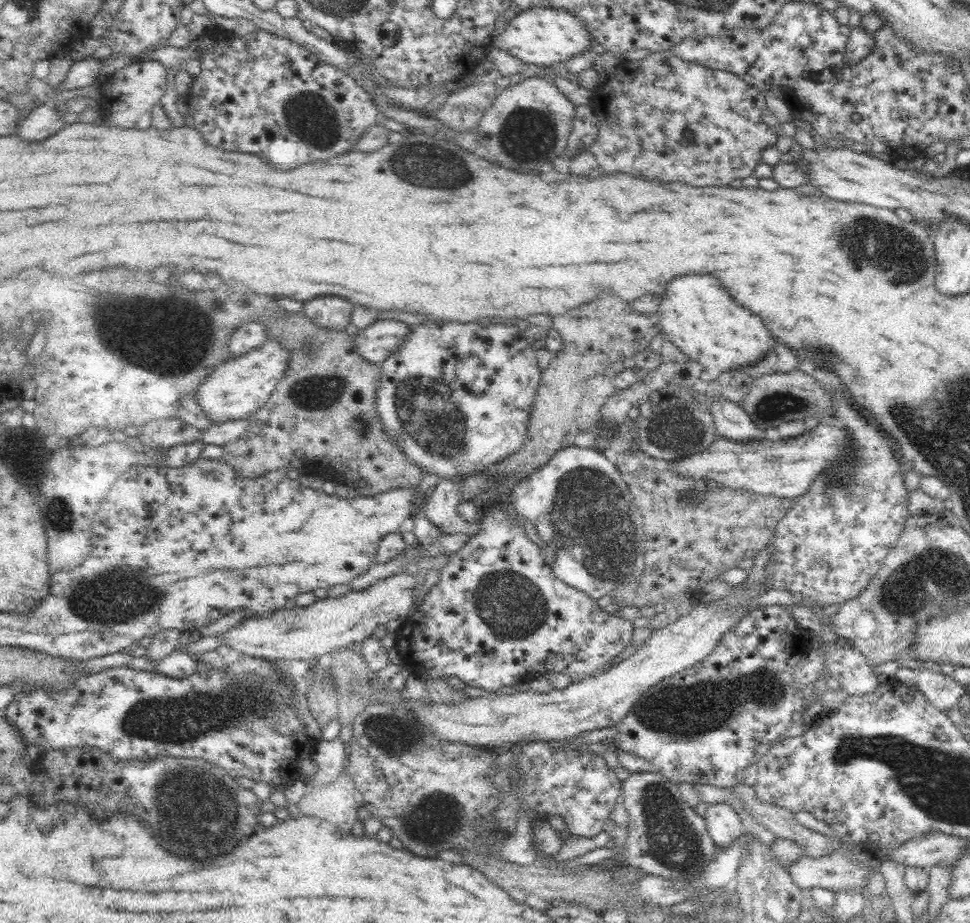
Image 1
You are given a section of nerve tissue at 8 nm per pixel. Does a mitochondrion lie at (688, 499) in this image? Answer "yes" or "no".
yes

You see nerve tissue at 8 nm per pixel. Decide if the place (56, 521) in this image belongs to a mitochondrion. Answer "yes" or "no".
yes

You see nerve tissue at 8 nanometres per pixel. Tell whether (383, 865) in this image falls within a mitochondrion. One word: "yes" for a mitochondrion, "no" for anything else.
no

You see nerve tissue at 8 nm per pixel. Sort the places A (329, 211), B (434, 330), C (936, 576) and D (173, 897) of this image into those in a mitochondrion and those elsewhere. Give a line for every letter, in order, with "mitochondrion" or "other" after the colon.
A: other
B: other
C: mitochondrion
D: other

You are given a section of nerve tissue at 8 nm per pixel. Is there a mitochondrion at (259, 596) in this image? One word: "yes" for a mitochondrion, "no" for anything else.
no

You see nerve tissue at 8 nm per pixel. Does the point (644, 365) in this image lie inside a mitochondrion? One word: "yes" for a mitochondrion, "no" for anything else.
no

